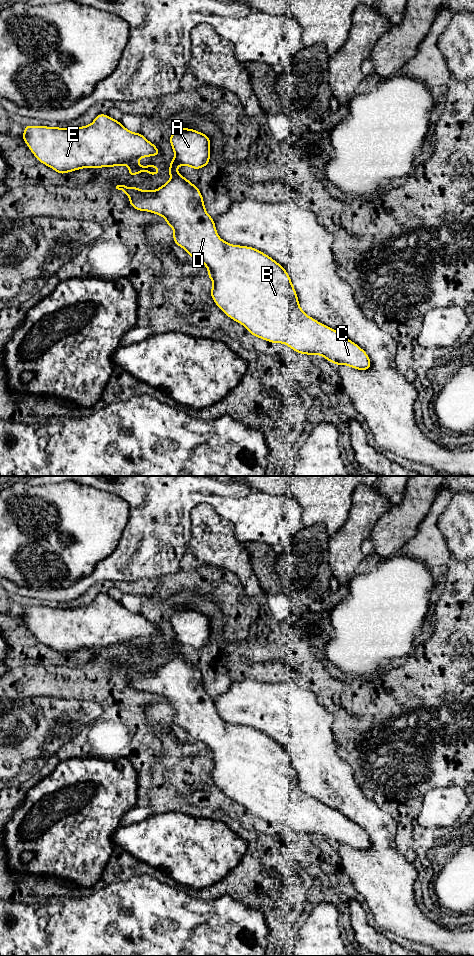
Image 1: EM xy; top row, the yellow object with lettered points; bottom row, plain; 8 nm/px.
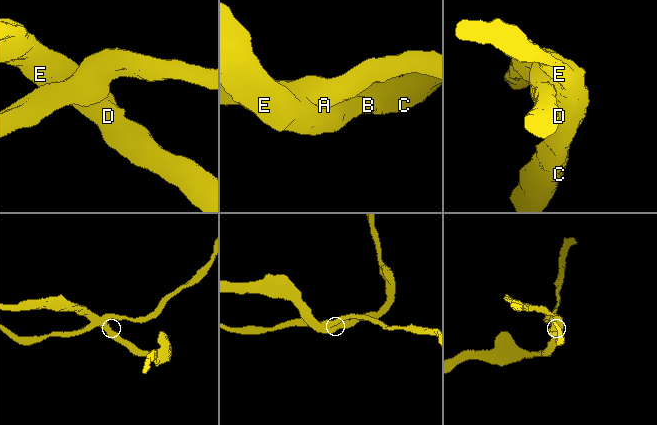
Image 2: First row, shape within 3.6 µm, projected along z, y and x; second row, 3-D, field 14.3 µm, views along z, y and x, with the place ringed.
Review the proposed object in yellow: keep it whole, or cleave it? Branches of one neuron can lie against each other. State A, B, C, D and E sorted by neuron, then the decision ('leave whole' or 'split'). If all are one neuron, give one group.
A / B C D E | split

